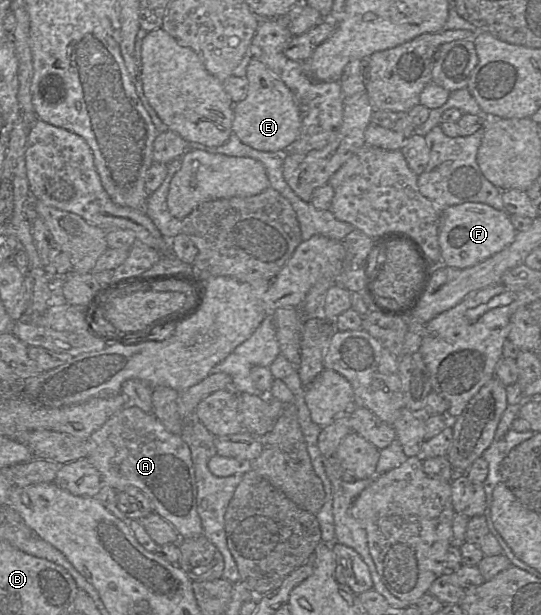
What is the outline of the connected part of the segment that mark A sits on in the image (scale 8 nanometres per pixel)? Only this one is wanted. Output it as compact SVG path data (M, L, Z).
M126 405L92 433L90 440L91 452L87 459L101 474L103 484L111 486L116 491L124 490L128 486L141 490L151 501L154 512L174 527L180 539L203 534L197 511L197 485L191 449L180 435L167 431L152 413L146 413L139 407Z

